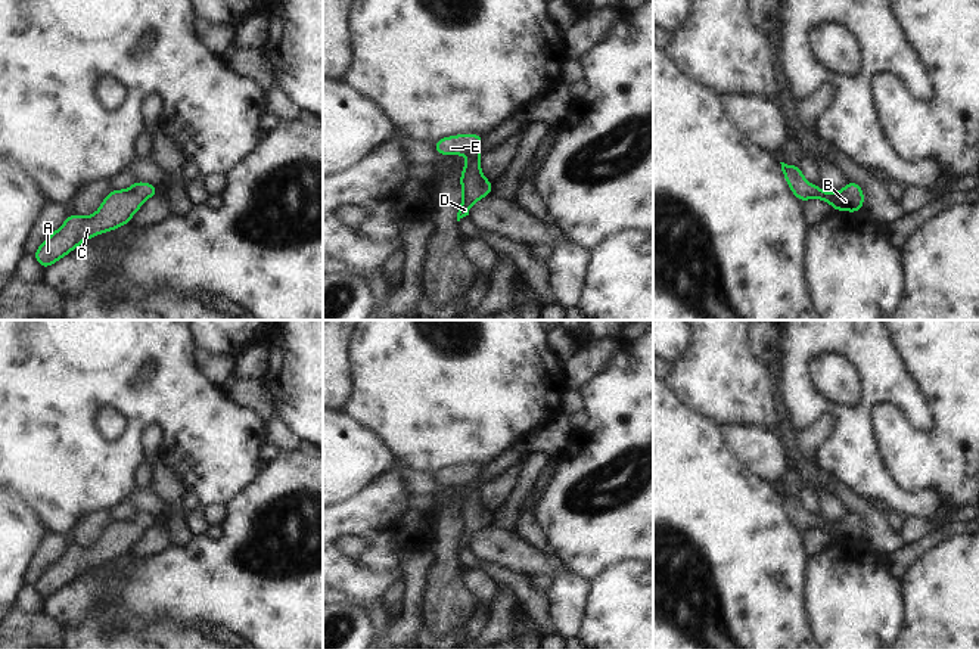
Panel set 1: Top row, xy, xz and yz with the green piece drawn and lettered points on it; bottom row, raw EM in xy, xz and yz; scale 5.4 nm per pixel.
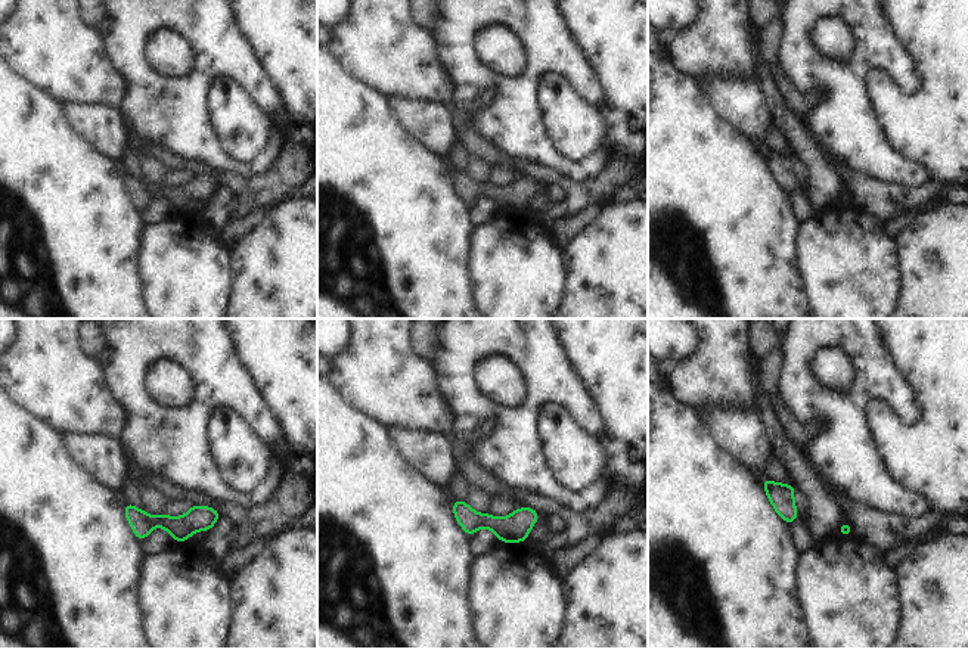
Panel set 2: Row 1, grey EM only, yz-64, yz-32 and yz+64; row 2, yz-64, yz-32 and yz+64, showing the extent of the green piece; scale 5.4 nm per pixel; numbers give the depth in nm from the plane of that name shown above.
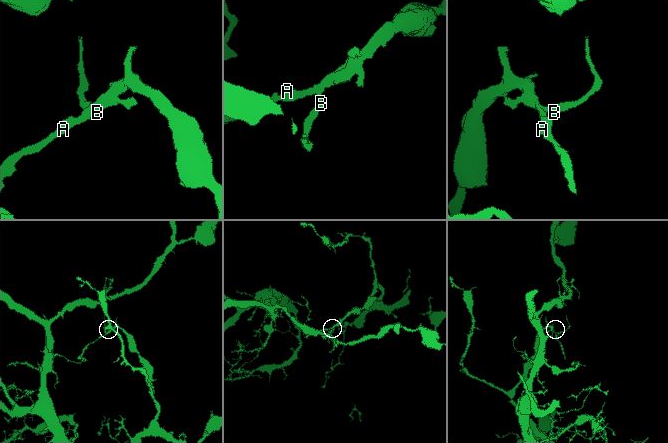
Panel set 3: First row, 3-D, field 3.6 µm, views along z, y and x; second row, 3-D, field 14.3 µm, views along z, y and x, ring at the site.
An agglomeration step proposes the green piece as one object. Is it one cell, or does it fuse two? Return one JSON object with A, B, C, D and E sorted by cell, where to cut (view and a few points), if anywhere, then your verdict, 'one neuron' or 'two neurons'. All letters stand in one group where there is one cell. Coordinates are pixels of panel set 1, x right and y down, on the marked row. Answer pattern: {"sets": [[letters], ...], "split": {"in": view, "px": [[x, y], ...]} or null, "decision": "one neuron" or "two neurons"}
{"sets": [["A", "B", "C", "D", "E"]], "split": null, "decision": "one neuron"}

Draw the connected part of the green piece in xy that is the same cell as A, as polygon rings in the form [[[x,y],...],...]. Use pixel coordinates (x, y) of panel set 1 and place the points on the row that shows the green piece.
[[[136,181],[124,190],[111,190],[102,201],[100,209],[91,215],[78,217],[71,212],[65,223],[38,246],[34,258],[43,268],[50,267],[86,239],[128,224],[134,212],[156,193],[159,189],[144,181]]]

